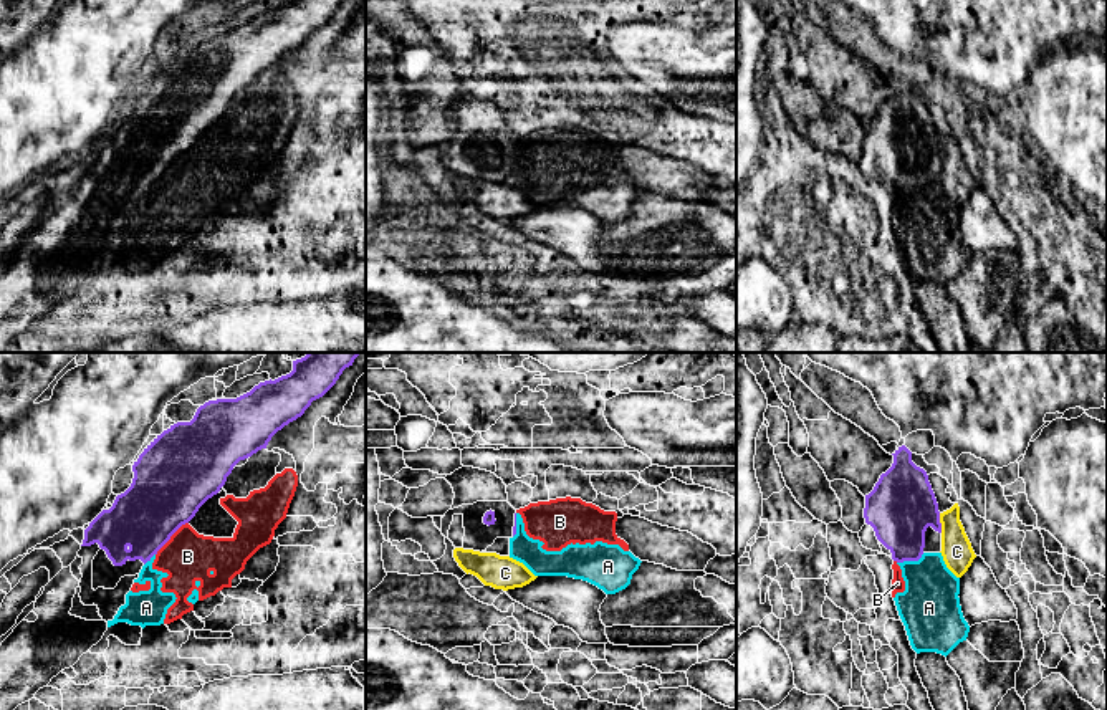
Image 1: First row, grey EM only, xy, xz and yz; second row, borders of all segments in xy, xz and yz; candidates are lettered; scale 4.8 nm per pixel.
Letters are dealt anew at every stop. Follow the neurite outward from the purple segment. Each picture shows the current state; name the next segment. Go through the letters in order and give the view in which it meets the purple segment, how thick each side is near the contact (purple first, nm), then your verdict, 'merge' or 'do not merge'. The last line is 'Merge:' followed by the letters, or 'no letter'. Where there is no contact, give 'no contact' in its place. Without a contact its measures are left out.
A: meets purple in yz; 320 nm thick on the purple side, 300 nm on the other; do not merge
B: meets purple in xy; 360 nm thick on the purple side, 240 nm on the other; do not merge
C: meets purple in yz; 320 nm thick on the purple side, 150 nm on the other; do not merge
Merge: no letter

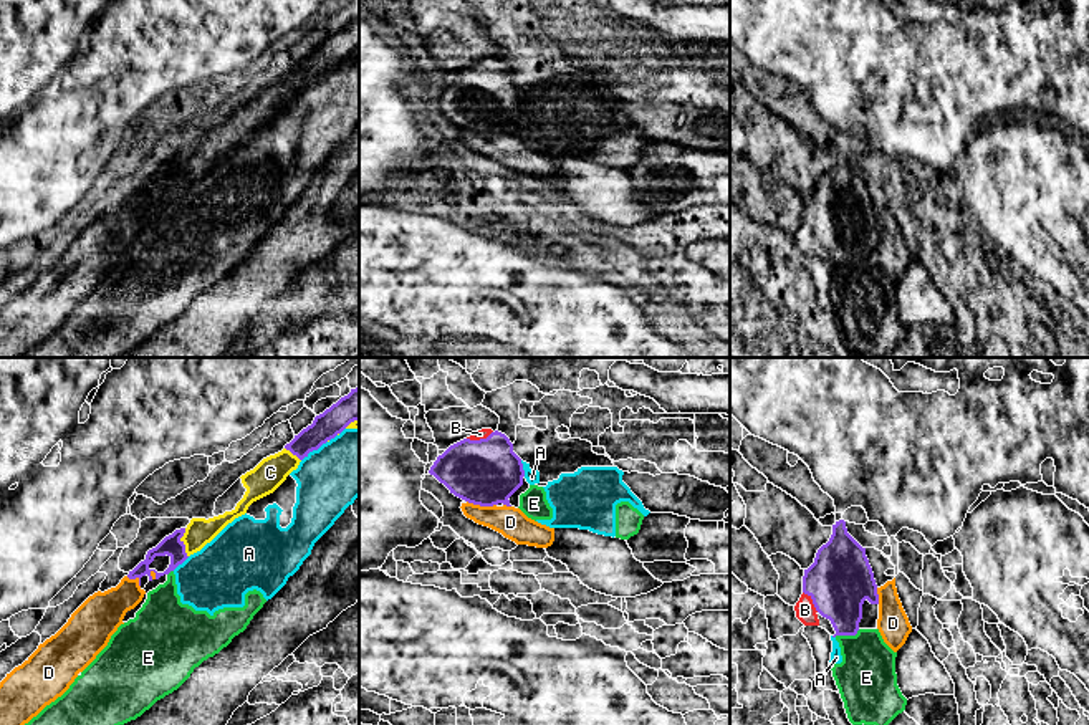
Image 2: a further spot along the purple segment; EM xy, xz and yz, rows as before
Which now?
A: meets purple in xy; 140 nm thick on the purple side, 340 nm on the other; do not merge
B: meets purple in xz; 320 nm thick on the purple side, 50 nm on the other; merge
C: meets purple in xy; 100 nm thick on the purple side, 140 nm on the other; do not merge
D: meets purple in xz; 320 nm thick on the purple side, 150 nm on the other; do not merge
E: meets purple in yz; 300 nm thick on the purple side, 280 nm on the other; do not merge
Merge: B

